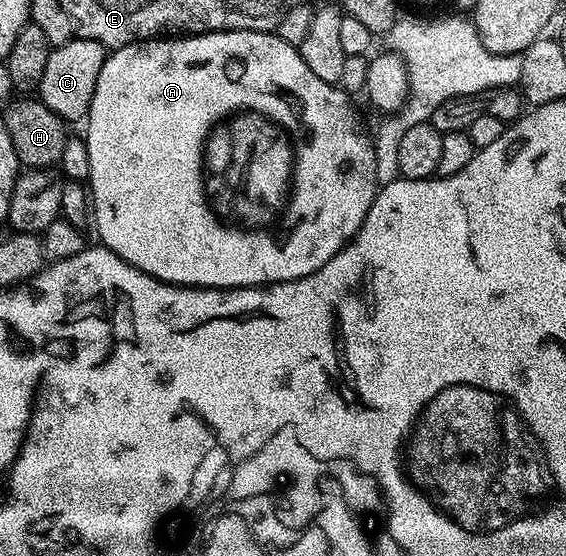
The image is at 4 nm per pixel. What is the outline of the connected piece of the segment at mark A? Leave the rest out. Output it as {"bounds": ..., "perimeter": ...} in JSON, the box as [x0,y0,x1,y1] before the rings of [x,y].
{"bounds":[83,31,379,287],"perimeter":[[[210,31],[208,35],[158,37],[140,43],[128,43],[126,47],[116,48],[112,53],[106,54],[103,69],[99,69],[95,97],[89,106],[87,122],[84,124],[84,126],[86,125],[85,132],[83,132],[83,138],[87,145],[87,157],[89,158],[87,187],[91,192],[95,232],[97,231],[98,237],[101,238],[98,240],[135,269],[139,269],[156,279],[162,279],[165,283],[175,283],[178,287],[259,287],[271,283],[286,283],[292,279],[302,279],[315,273],[324,263],[331,261],[331,257],[335,257],[335,253],[339,253],[342,247],[356,235],[379,190],[377,158],[375,157],[373,141],[368,134],[365,136],[365,131],[361,128],[360,121],[357,120],[357,111],[353,108],[352,101],[354,100],[340,86],[327,81],[319,81],[319,77],[315,77],[315,73],[311,73],[311,69],[307,69],[307,61],[303,61],[298,48],[287,45],[287,41],[283,41],[275,33],[268,31]]]}

